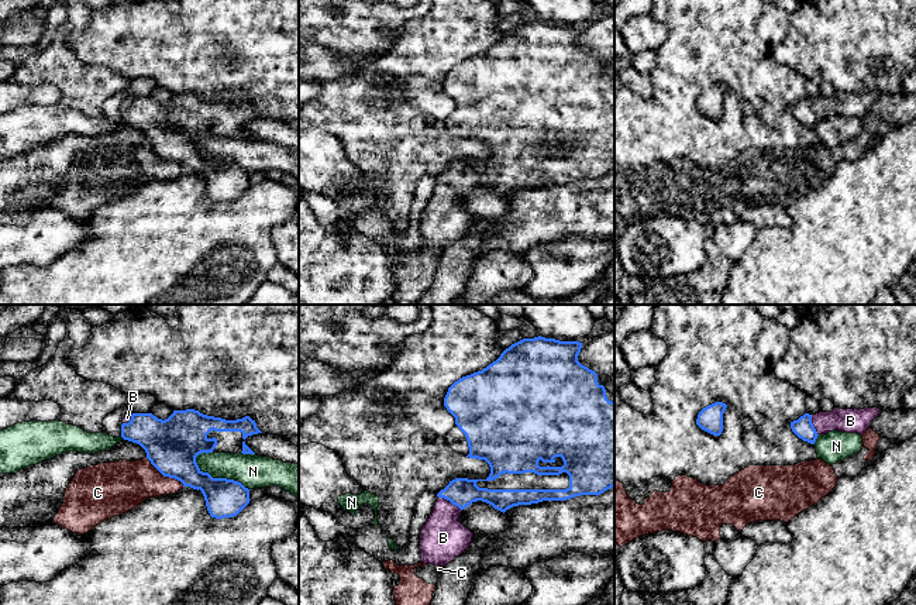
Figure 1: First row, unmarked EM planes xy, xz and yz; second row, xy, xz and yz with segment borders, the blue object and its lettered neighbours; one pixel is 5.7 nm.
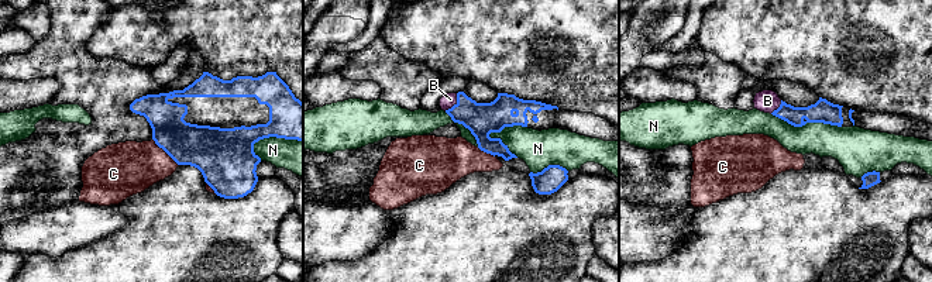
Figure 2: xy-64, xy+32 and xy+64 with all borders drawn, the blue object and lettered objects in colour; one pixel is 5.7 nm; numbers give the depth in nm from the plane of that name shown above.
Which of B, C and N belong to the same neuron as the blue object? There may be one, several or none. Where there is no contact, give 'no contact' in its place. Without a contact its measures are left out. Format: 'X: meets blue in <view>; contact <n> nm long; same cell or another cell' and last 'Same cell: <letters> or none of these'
B: meets blue in xz; contact 160 nm long; same cell
C: meets blue in xy; contact 280 nm long; another cell
N: meets blue in xy; contact 360 nm long; another cell
Same cell: B

